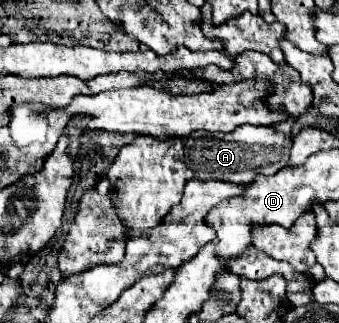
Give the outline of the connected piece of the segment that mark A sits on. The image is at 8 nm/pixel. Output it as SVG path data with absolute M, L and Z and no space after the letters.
M242 125L232 133L192 133L184 141L184 159L196 179L224 179L252 183L258 175L272 175L288 165L292 135L278 133L274 127Z

